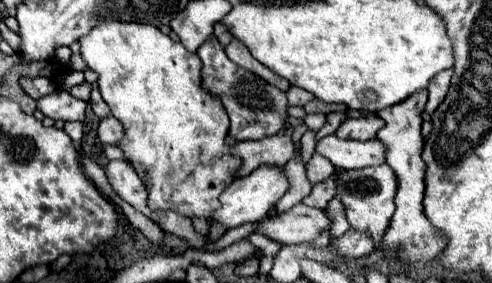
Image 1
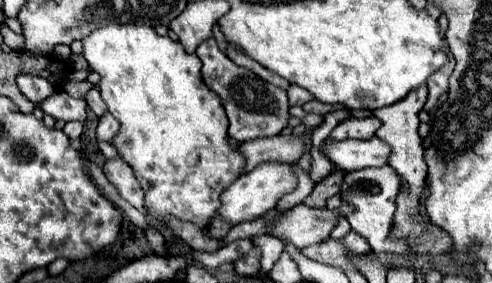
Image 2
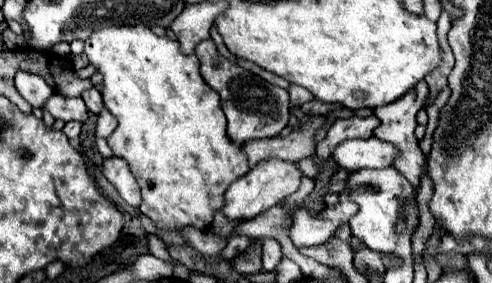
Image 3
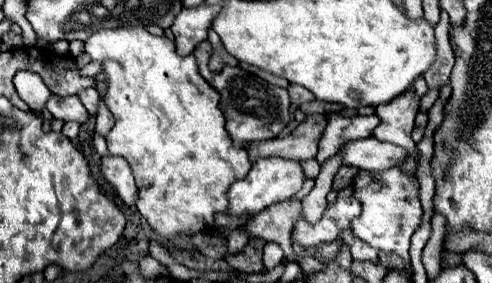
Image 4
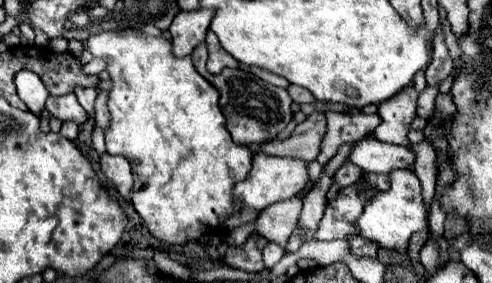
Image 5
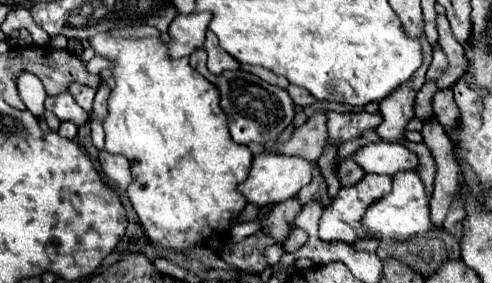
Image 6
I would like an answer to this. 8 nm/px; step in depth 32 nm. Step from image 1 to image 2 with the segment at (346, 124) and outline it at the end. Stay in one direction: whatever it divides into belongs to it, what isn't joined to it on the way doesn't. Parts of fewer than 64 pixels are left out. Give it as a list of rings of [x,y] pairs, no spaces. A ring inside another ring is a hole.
[[[368,116],[368,118],[348,118],[348,120],[340,122],[340,124],[332,130],[330,136],[332,136],[334,140],[372,138],[380,126],[382,126],[382,120],[378,120],[376,116]]]

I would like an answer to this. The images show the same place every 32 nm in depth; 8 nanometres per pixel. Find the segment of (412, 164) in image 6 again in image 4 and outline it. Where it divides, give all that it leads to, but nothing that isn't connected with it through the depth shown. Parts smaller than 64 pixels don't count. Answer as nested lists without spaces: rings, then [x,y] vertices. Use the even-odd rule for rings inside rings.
[[[374,136],[364,140],[352,140],[338,150],[344,166],[352,166],[358,170],[384,170],[396,166],[396,160],[404,156],[400,148],[388,142],[380,142]]]

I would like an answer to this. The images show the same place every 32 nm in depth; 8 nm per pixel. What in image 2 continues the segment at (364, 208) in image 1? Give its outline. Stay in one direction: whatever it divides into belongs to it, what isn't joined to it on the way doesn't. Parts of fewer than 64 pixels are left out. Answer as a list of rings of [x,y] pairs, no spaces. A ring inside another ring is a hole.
[[[390,166],[344,172],[344,180],[340,186],[340,198],[346,204],[354,206],[354,212],[348,214],[350,226],[354,232],[368,238],[373,252],[391,252],[408,256],[409,248],[405,240],[390,240],[388,238],[396,211],[396,192],[400,192],[400,176],[396,176],[396,172],[392,172]],[[358,188],[360,188],[360,192],[358,192]]]

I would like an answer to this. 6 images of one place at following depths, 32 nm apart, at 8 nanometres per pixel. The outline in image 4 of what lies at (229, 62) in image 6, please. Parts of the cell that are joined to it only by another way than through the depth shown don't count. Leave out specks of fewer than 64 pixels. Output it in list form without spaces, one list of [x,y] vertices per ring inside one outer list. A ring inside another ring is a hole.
[[[212,28],[208,31],[208,41],[212,42],[212,46],[214,46],[214,54],[212,54],[212,70],[220,70],[222,64],[232,64],[232,66],[238,64],[238,60],[236,60],[232,54],[226,52],[226,48],[224,48],[220,36],[218,36]]]

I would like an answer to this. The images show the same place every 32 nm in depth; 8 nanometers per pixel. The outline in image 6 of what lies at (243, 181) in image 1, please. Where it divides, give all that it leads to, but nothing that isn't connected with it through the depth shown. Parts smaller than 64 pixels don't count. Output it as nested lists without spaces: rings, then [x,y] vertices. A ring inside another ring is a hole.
[[[262,152],[262,154],[254,156],[250,176],[246,178],[244,184],[238,186],[238,192],[246,198],[248,204],[264,208],[268,204],[282,202],[282,200],[296,196],[300,192],[300,188],[310,184],[310,178],[312,178],[312,162],[308,162],[304,158],[296,158],[296,156],[288,158],[288,156],[282,156],[282,154]]]

